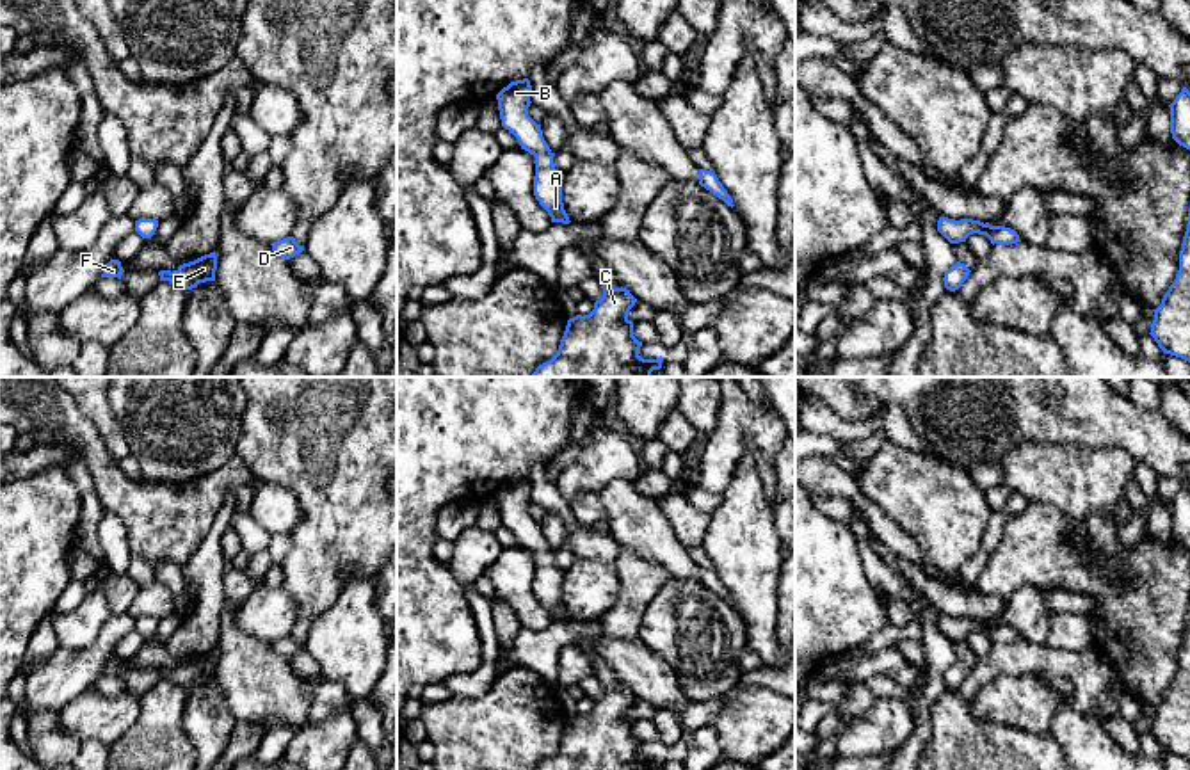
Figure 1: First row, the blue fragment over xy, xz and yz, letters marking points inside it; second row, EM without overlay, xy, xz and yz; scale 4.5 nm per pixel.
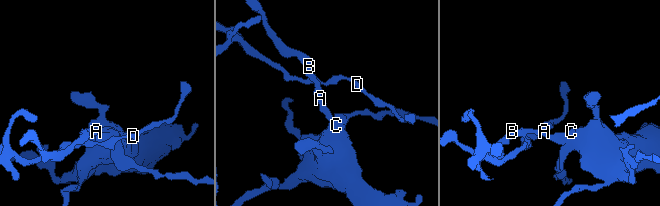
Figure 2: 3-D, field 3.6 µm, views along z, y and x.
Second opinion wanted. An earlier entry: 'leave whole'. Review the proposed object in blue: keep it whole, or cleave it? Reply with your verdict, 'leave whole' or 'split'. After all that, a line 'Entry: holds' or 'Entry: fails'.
leave whole
Entry: holds

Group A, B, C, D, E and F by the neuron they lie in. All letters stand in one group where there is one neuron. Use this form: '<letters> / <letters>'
A B C D E F

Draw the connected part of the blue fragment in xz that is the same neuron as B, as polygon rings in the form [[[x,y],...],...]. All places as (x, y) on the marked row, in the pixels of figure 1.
[[[528,78],[511,82],[498,94],[502,126],[519,142],[521,149],[535,156],[534,196],[548,212],[551,222],[569,224],[562,203],[564,174],[555,167],[555,153],[543,137],[541,124],[528,116],[532,85]]]

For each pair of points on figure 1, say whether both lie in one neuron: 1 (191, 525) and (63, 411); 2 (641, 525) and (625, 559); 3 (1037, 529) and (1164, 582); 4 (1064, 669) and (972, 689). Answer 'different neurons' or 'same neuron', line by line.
1: same neuron
2: different neurons
3: same neuron
4: same neuron

